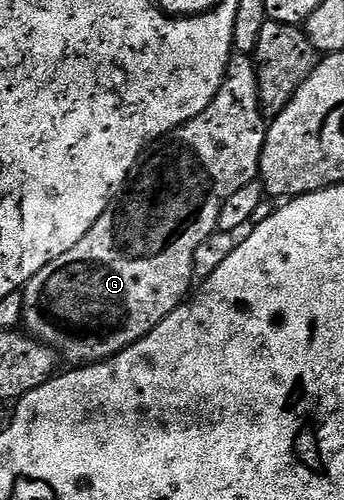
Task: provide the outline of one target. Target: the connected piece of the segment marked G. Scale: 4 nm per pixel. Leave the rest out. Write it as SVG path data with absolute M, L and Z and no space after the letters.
M234 55L230 57L229 66L225 72L225 81L219 87L213 102L202 113L195 115L195 119L183 123L178 129L172 129L167 136L157 138L156 141L150 144L149 148L144 149L141 152L141 157L135 163L135 167L129 173L125 188L121 190L119 196L109 206L109 210L97 220L95 227L91 227L91 231L87 231L87 235L83 235L83 239L79 239L79 243L75 243L75 247L71 247L71 251L63 251L63 255L59 255L59 259L51 259L51 263L47 263L47 267L40 269L23 286L25 294L23 325L30 334L40 334L41 325L47 324L50 317L51 320L58 321L63 328L70 329L77 337L56 337L53 333L45 333L40 334L39 340L57 350L64 360L66 357L70 361L68 363L70 366L96 365L98 361L108 361L109 358L114 357L117 353L122 353L124 349L131 347L139 339L146 337L156 325L163 323L163 319L167 319L167 315L171 315L171 311L175 311L183 304L191 293L189 284L195 281L193 274L195 251L198 250L199 245L208 236L217 232L217 224L219 223L219 215L223 211L223 203L227 203L227 199L231 199L231 195L235 195L235 191L239 191L239 187L247 187L247 183L258 180L261 171L261 156L265 146L265 134L267 132L267 118L261 111L260 90L261 88L257 82L257 66L253 64L252 56Z

